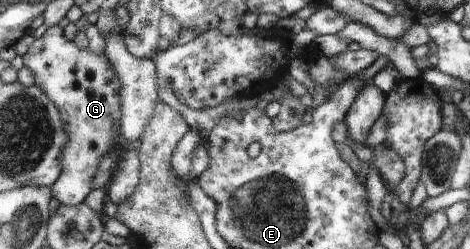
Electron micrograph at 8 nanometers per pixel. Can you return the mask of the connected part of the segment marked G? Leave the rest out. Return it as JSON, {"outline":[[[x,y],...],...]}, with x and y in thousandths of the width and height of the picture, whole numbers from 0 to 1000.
{"outline":[[[126,96],[106,104],[91,149],[70,165],[47,233],[77,337],[121,414],[138,494],[147,494],[145,574],[128,639],[134,695],[111,743],[113,803],[119,823],[168,823],[200,759],[196,727],[215,627],[257,578],[251,494],[260,458],[260,337],[253,305],[219,209],[200,209],[189,189],[170,197],[155,161],[138,153]]]}

